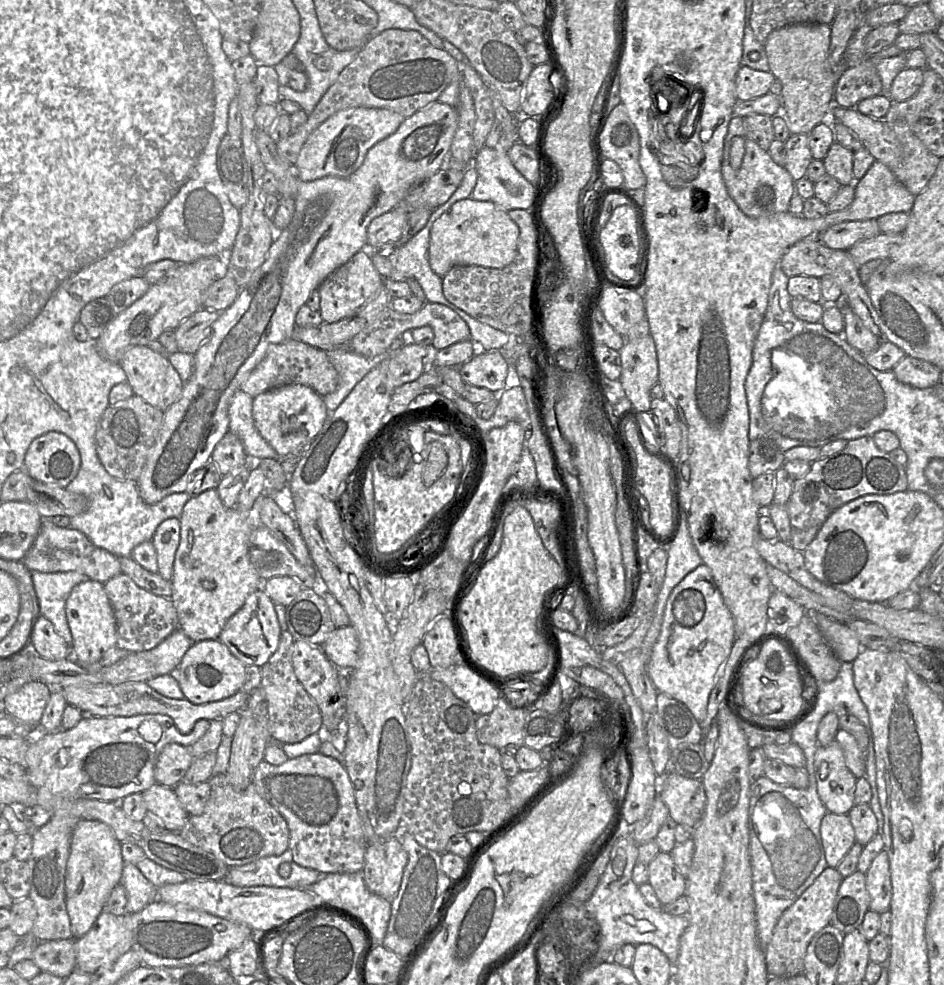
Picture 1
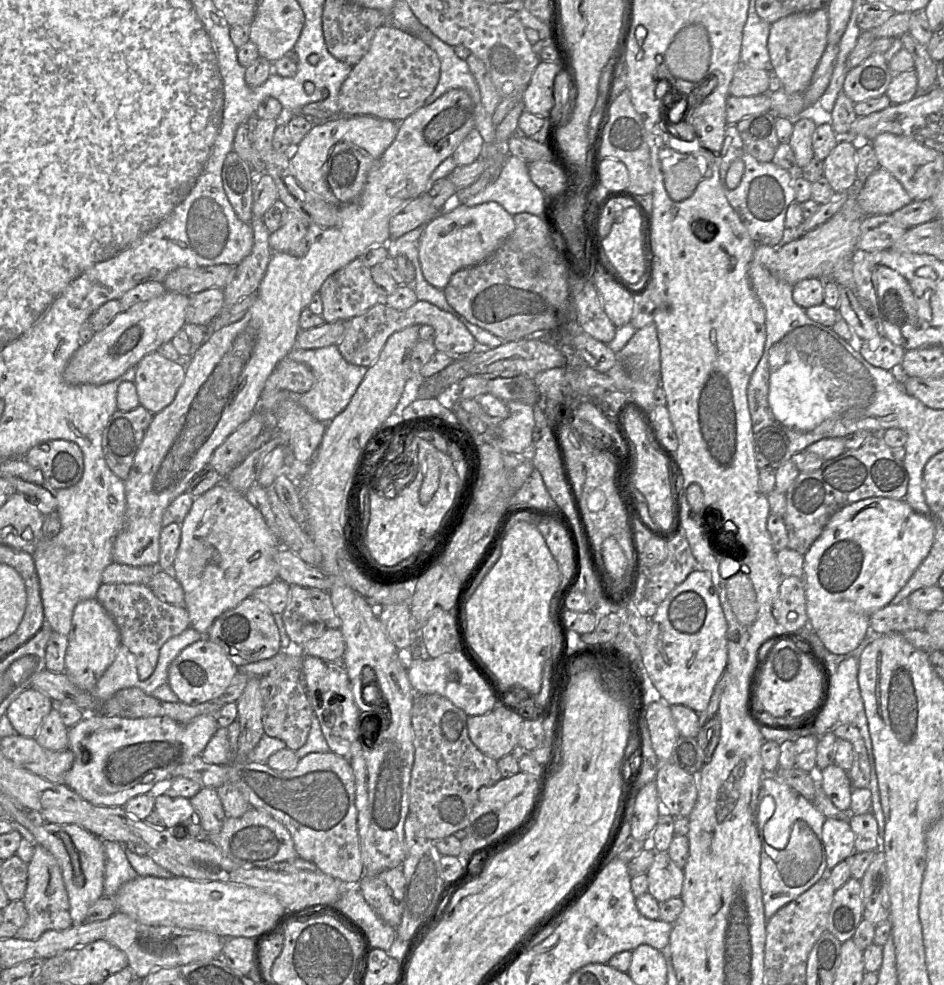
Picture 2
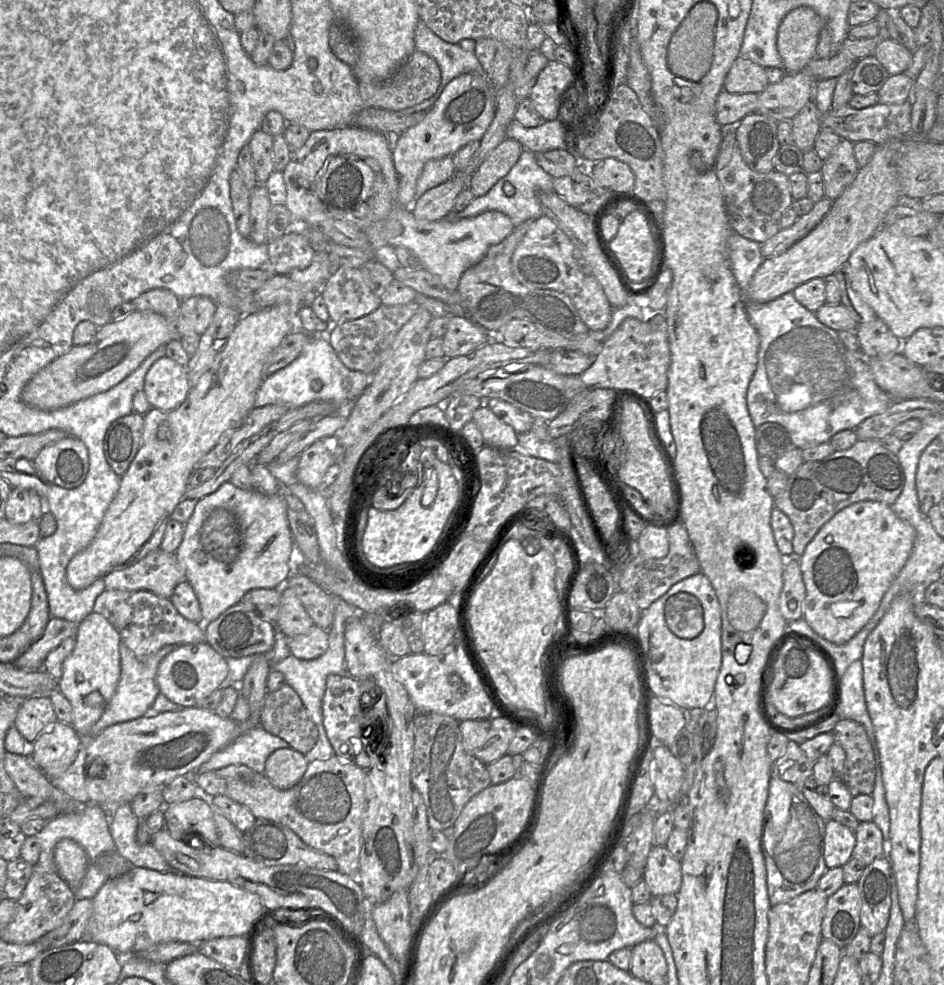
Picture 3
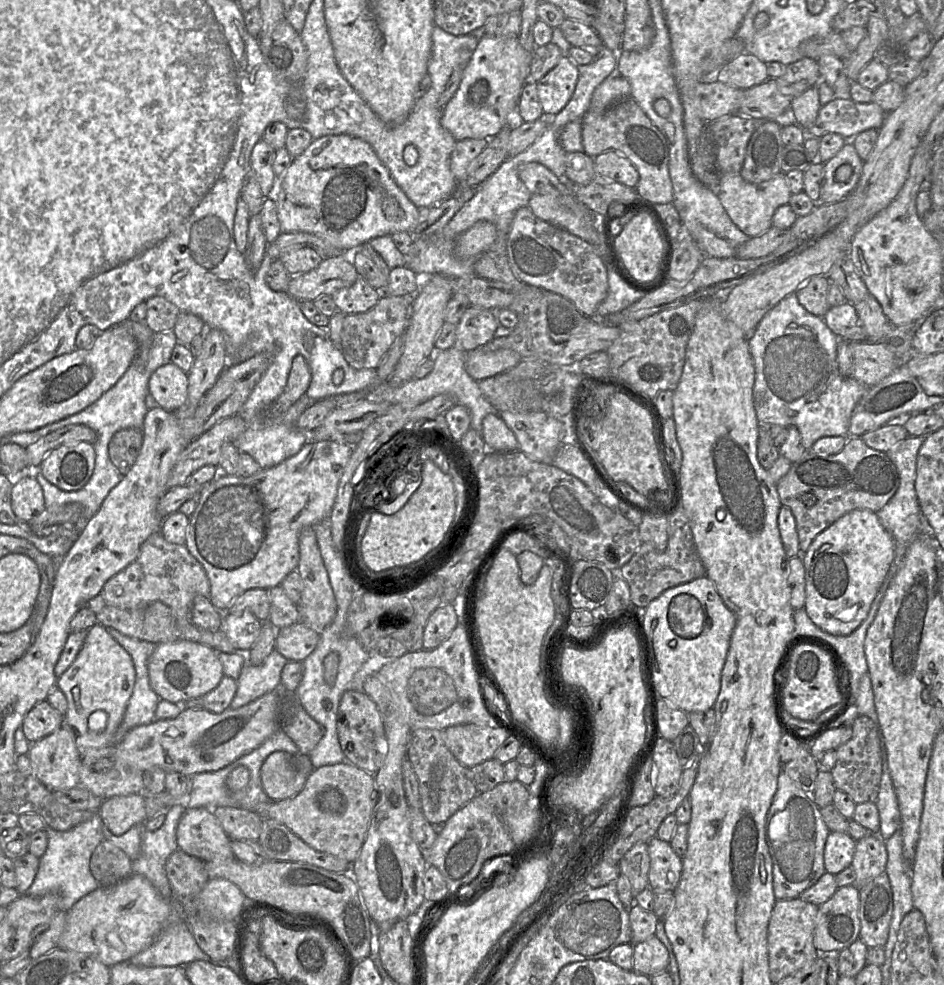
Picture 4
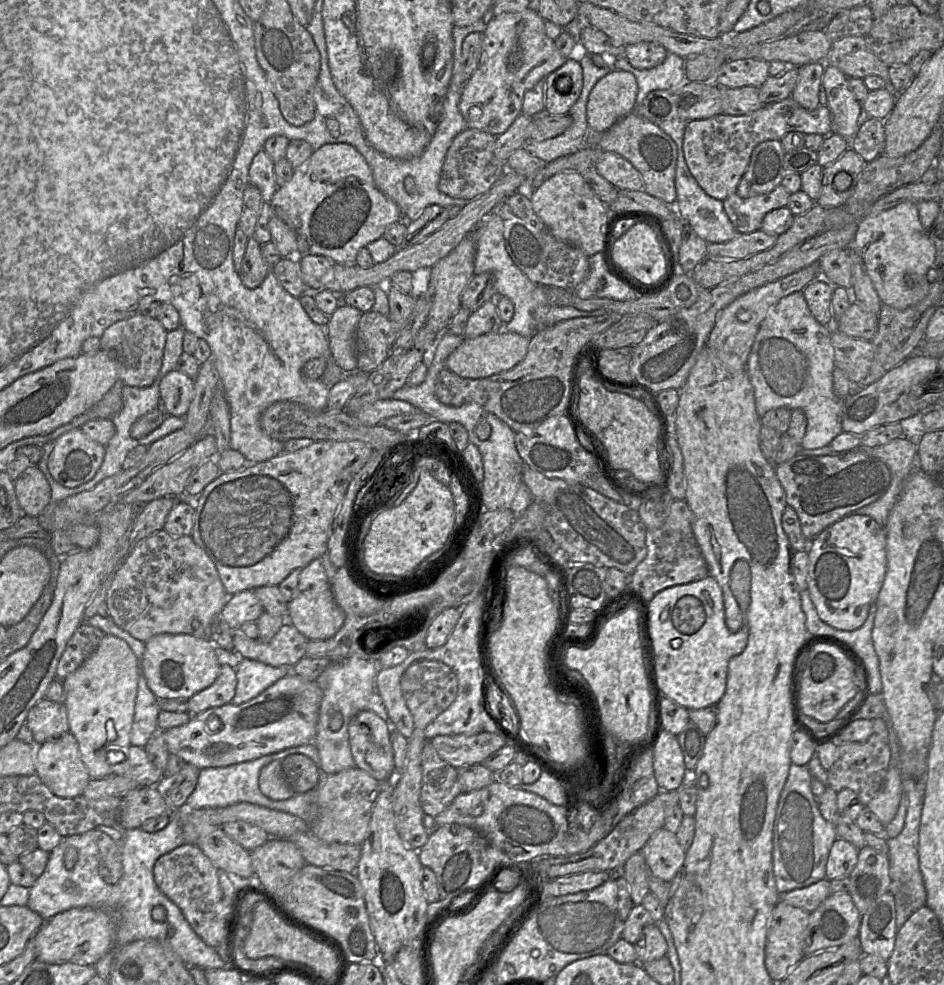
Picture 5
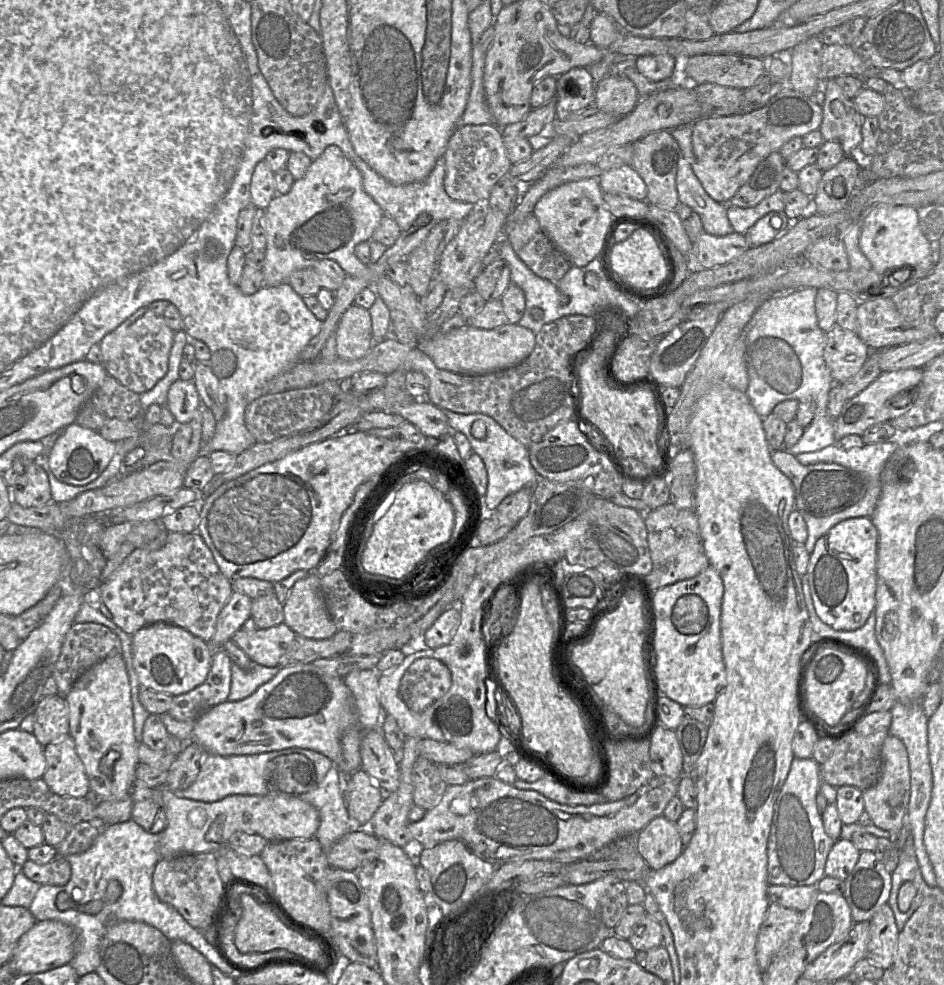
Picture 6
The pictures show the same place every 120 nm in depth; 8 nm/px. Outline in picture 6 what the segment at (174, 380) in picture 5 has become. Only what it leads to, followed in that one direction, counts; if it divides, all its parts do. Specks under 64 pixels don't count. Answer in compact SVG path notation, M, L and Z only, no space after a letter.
M178 379L167 393L166 406L179 424L191 421L200 413L201 400L193 381Z

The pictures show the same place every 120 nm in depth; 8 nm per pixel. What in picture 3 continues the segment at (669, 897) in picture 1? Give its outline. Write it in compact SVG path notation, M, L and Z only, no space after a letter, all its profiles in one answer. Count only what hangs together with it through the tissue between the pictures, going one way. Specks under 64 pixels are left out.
M653 845L643 868L643 880L645 881L651 895L676 895L682 884L681 869L681 861L674 858L665 846Z

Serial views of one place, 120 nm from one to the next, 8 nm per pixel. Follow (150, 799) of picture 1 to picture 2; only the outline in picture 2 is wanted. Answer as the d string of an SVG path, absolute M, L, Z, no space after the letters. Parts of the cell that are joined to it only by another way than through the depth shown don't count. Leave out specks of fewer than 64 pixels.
M167 793L155 797L155 809L165 822L165 827L173 833L181 831L197 840L207 840L207 832L198 821L198 816L190 799L170 796Z

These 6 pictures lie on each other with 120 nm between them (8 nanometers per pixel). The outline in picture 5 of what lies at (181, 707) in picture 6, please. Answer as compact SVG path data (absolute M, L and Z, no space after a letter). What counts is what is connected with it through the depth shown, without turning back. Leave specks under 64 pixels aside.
M221 665L215 682L189 699L188 713L196 715L210 708L231 703L237 686L236 669Z

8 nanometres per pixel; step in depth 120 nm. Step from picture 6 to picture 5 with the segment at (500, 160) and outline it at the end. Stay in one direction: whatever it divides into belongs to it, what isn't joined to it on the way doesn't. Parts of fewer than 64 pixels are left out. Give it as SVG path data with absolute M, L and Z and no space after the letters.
M471 128L459 133L447 150L438 184L439 190L453 198L473 200L488 191L506 171L512 171L506 162L498 160L494 155L496 137Z

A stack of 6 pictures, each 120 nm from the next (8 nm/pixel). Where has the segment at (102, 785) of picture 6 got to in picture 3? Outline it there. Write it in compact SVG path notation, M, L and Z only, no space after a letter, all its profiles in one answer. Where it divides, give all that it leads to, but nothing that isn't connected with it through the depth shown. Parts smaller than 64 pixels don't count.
M91 612L78 624L75 639L73 652L63 662L58 691L72 706L71 725L86 740L91 738L93 725L101 718L116 692L121 673L119 651L121 637L104 616Z

